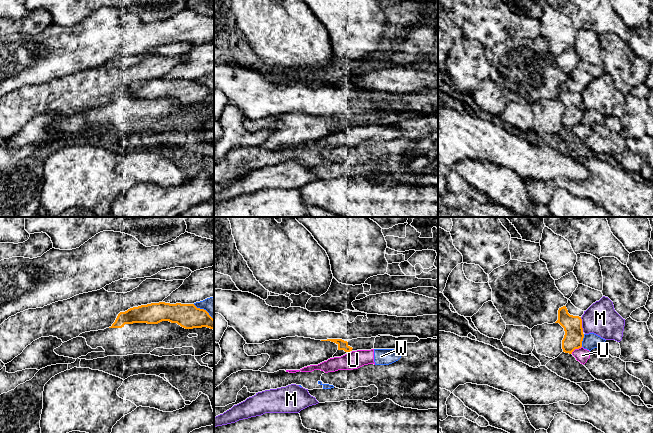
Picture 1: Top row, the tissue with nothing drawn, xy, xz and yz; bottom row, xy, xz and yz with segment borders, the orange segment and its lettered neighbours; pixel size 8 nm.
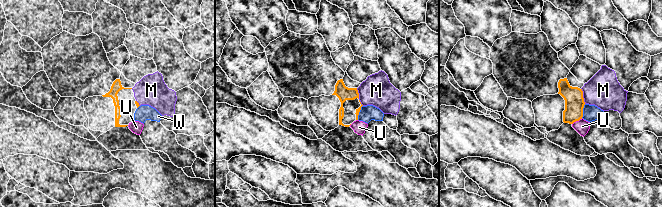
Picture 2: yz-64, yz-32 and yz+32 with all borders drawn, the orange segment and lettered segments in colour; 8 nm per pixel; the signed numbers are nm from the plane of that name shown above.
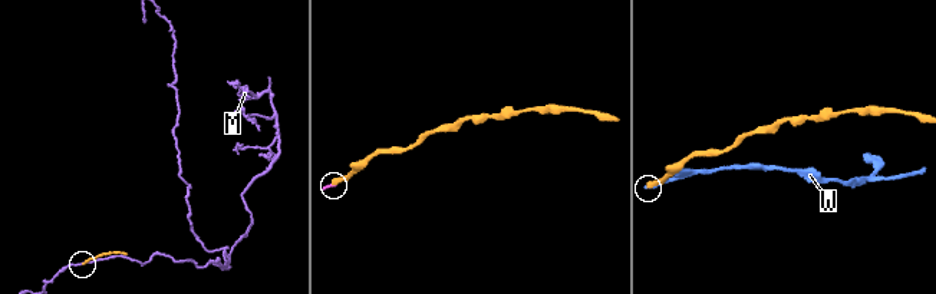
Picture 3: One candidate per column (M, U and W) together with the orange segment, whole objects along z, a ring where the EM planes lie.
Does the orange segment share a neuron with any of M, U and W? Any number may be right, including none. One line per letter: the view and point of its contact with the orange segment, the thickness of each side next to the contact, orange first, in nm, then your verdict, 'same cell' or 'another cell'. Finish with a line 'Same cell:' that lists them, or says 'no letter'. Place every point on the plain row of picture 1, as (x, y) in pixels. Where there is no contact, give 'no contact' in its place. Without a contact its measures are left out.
M: yz (581, 100) | 150/260 nm | another cell
U: yz (576, 124) | 150/110 nm | another cell
W: yz (582, 116) | 150/130 nm | another cell
Same cell: no letter

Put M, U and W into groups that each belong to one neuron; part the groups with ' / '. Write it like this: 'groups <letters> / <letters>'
groups M / U W

